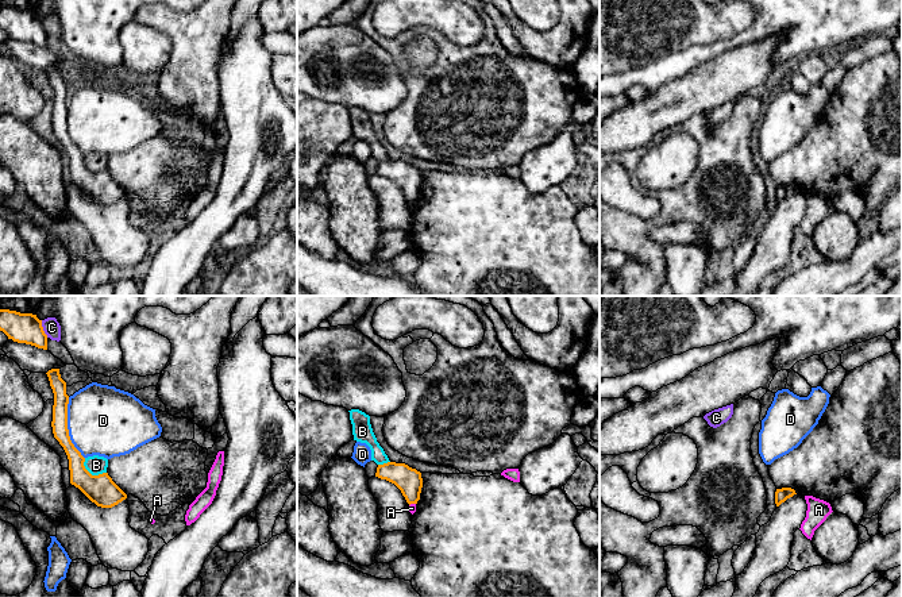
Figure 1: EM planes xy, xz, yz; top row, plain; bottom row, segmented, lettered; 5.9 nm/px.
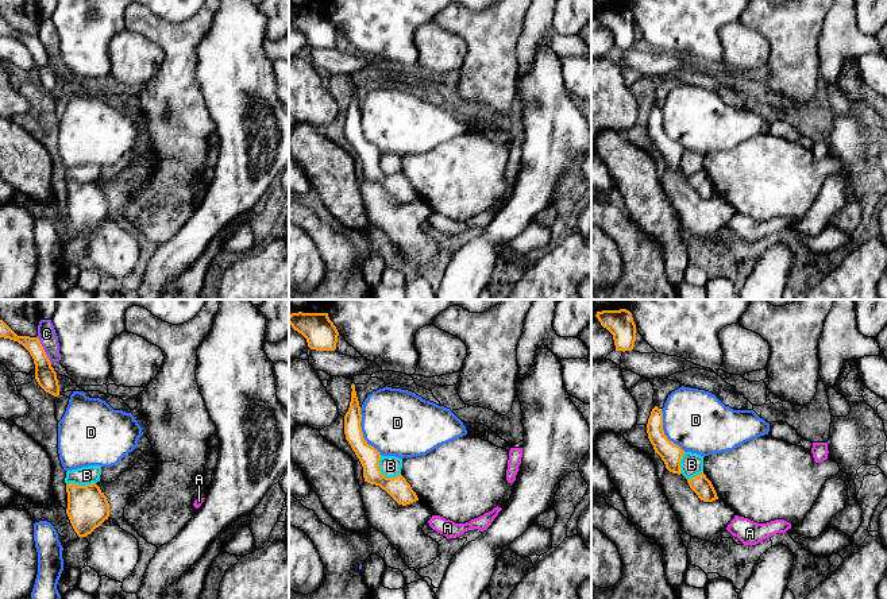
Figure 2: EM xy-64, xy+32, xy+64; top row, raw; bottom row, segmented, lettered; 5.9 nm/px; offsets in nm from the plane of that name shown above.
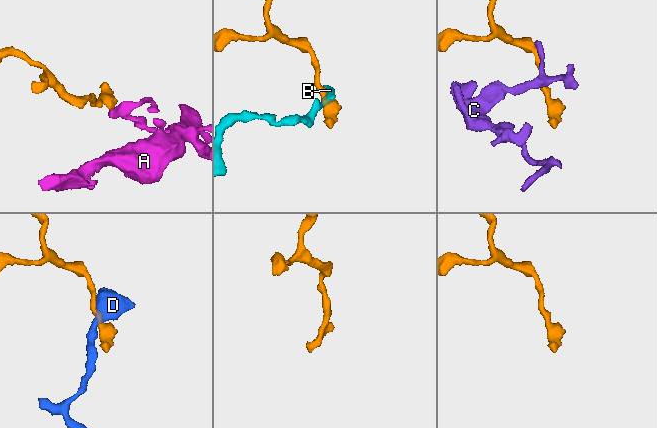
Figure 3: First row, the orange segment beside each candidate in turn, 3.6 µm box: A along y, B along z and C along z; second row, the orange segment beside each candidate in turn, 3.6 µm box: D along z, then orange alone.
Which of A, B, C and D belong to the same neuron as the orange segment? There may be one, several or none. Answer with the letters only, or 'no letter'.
no letter

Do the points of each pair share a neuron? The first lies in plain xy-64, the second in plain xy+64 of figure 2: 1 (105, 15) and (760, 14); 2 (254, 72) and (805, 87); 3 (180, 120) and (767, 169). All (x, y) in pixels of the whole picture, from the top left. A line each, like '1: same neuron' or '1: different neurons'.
1: different neurons
2: different neurons
3: different neurons

